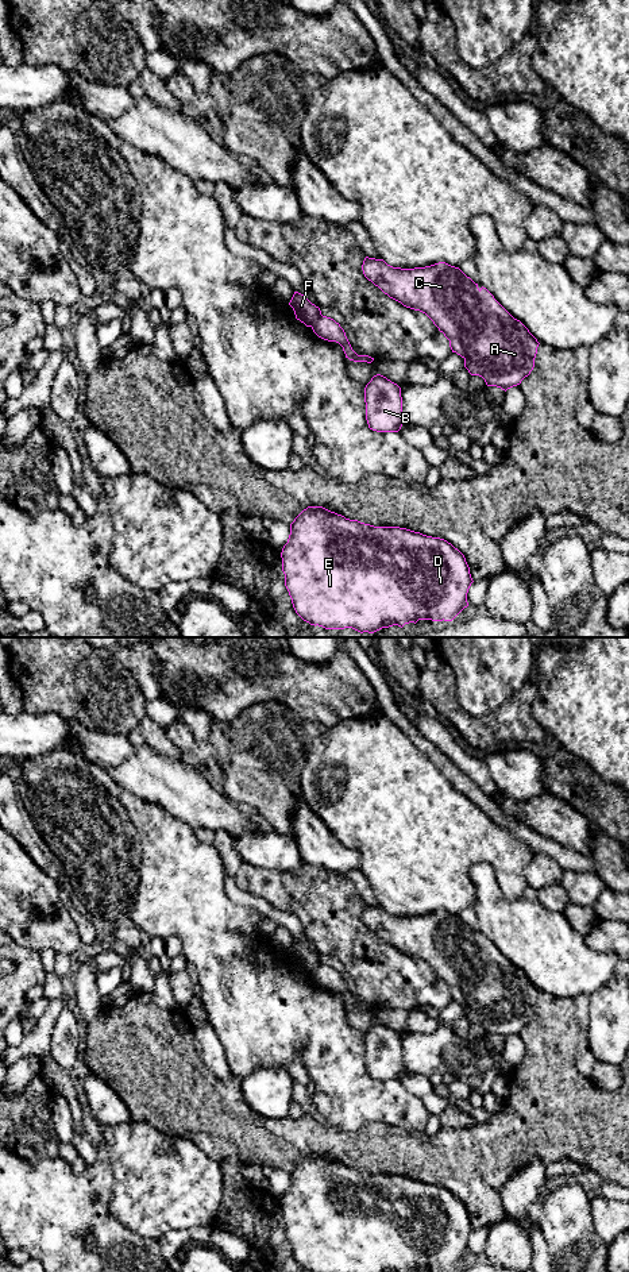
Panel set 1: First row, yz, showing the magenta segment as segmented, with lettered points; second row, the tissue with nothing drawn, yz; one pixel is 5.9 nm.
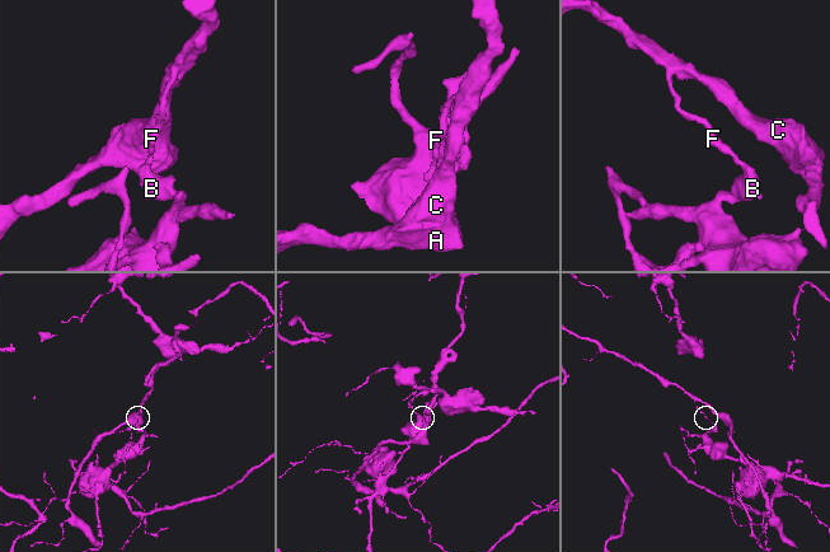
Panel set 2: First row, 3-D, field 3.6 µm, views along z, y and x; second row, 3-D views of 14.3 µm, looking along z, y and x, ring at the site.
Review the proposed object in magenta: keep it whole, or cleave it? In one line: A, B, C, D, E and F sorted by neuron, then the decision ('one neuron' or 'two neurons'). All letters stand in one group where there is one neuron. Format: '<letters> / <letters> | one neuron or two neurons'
A C F / B D E | two neurons

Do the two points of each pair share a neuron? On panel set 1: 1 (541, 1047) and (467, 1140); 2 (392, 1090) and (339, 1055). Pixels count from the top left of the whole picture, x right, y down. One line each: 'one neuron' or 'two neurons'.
1: one neuron
2: one neuron

